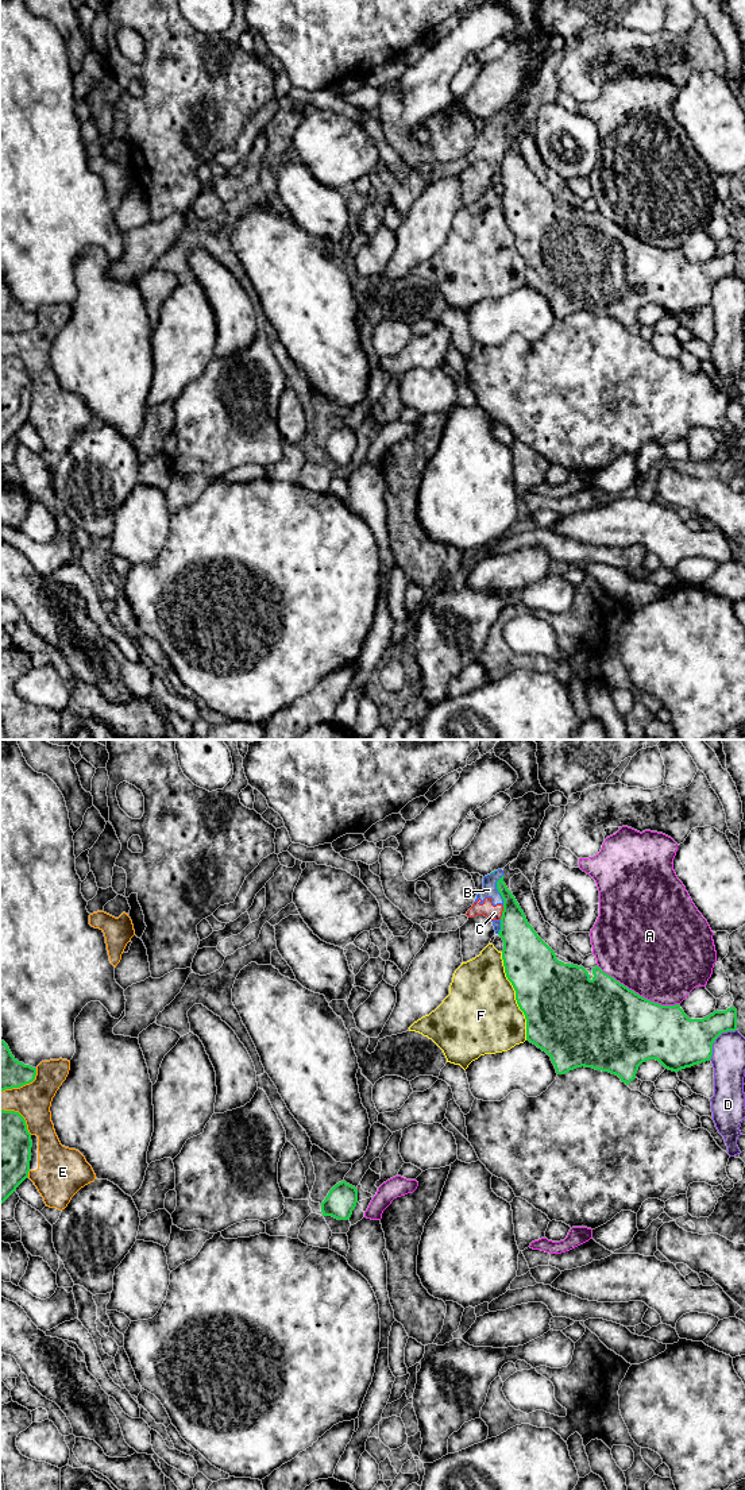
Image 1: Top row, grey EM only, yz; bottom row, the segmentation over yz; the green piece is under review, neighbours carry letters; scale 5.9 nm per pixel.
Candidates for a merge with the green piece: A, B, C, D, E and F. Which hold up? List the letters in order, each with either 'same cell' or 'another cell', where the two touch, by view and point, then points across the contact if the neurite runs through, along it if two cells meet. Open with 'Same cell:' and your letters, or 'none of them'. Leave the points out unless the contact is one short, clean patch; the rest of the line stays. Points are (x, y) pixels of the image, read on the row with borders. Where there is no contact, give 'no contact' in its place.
Same cell: none of them
A: another cell; contact yz (637, 994)
B: another cell; contact yz (497, 888); border yz (502, 875), (497, 881), (497, 891), (504, 904)
C: another cell; contact yz (502, 913); border yz (504, 906), (500, 918)
D: another cell; contact yz (715, 1038); border yz (736, 1029), (724, 1031), (715, 1039), (713, 1054), (709, 1060)
E: another cell; contact yz (22, 1085)
F: another cell; contact yz (516, 996)

